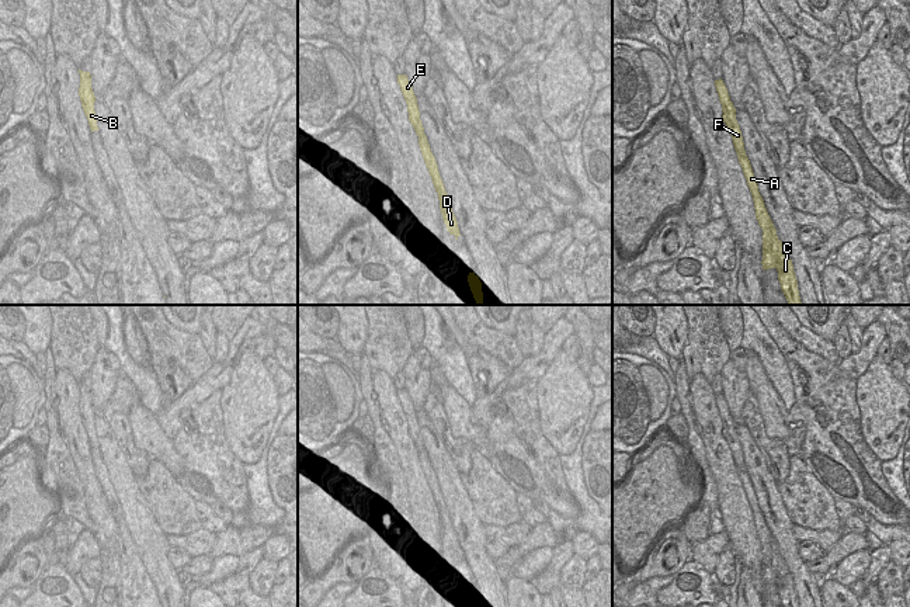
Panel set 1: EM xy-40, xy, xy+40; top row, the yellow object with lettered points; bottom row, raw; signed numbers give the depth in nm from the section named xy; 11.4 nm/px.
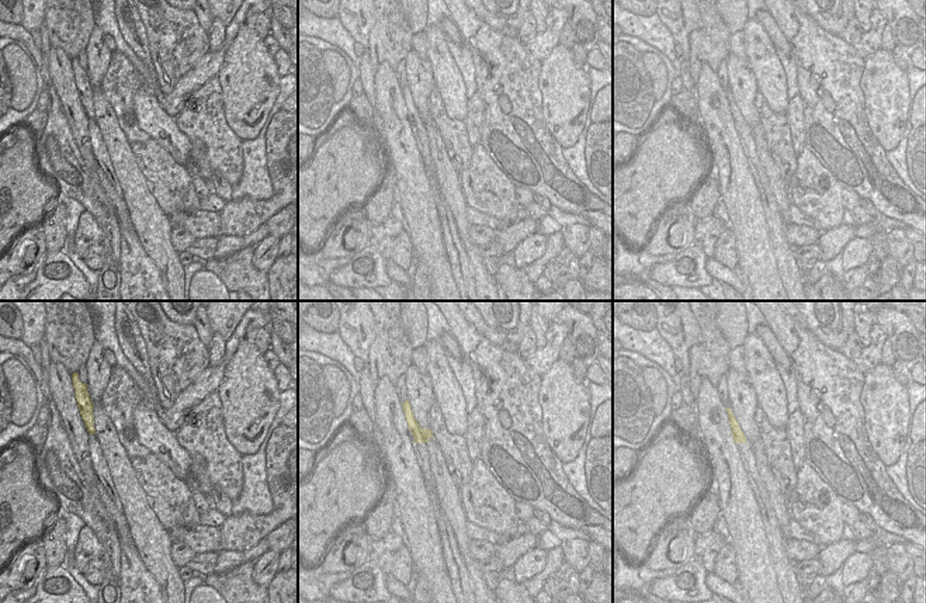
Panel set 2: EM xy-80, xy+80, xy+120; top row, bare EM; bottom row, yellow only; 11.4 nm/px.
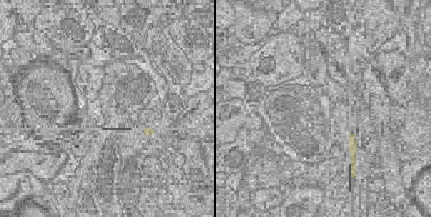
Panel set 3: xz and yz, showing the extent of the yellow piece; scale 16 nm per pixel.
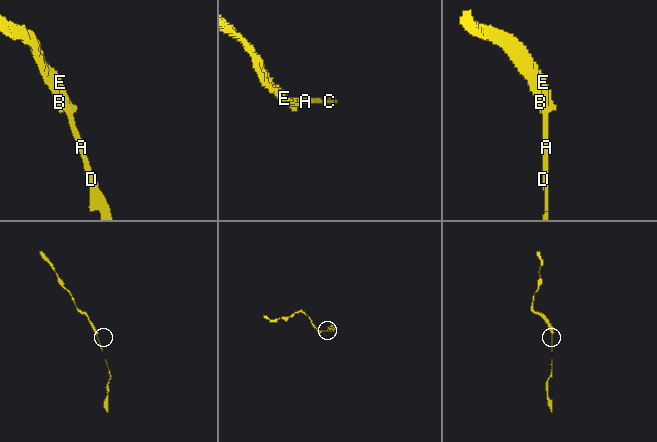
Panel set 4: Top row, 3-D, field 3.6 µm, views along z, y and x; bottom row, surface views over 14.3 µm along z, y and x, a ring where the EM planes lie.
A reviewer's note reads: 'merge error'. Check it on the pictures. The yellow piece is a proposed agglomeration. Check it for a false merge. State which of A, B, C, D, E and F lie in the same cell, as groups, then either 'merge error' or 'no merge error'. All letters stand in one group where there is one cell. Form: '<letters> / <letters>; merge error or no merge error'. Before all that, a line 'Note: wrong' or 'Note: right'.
Note: wrong
A B C D E F; no merge error

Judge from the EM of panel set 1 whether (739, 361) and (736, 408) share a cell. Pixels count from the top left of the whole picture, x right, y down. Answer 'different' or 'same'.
different

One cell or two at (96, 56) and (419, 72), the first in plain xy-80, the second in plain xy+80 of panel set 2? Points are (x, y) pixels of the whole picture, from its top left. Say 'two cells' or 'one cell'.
one cell

